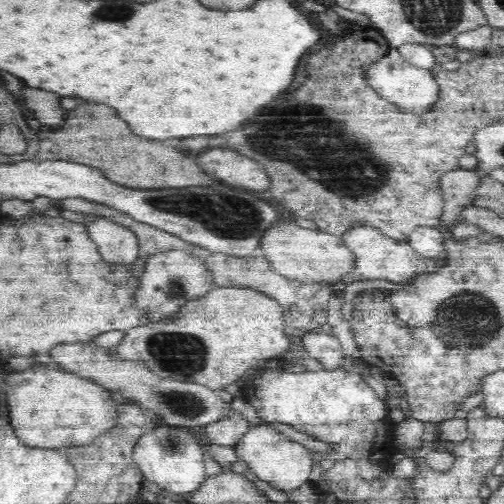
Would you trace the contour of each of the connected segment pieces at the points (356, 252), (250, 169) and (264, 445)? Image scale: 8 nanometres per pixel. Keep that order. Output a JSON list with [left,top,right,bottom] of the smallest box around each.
[[338,227,418,283],[196,148,271,196],[232,423,313,491]]

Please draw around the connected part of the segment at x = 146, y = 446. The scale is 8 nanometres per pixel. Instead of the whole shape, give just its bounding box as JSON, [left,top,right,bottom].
[132,424,205,494]

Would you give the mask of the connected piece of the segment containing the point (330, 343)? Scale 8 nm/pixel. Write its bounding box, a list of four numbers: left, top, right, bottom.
[302,332,343,369]

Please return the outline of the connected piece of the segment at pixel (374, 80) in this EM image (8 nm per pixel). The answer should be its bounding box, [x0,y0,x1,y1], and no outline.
[368,47,440,114]

